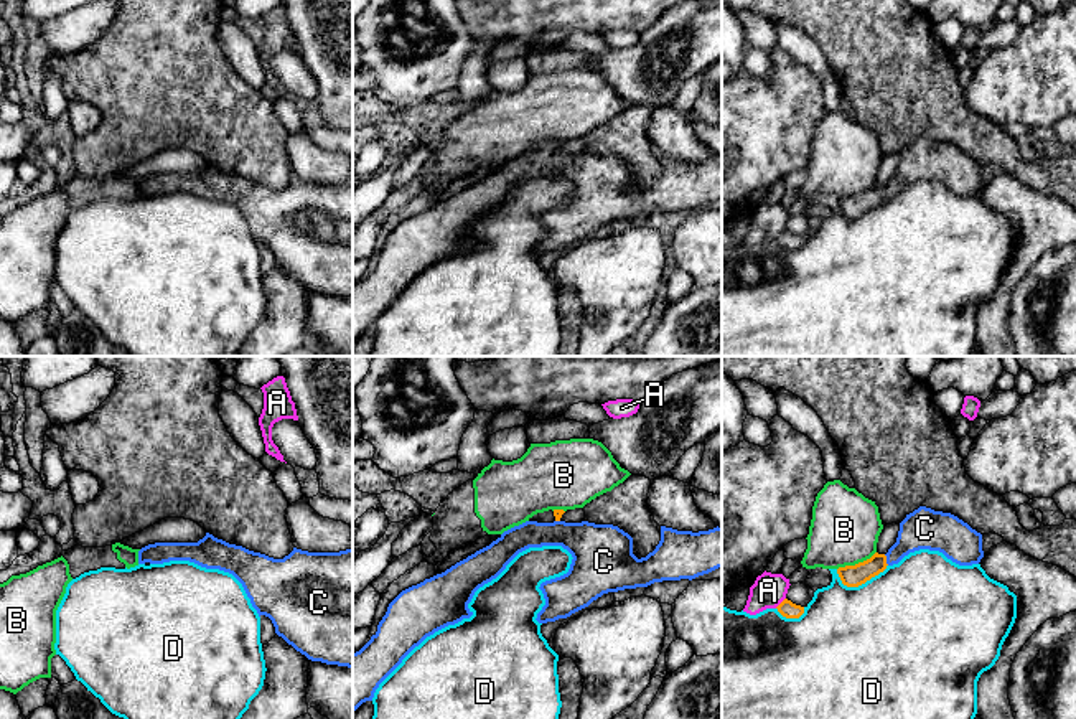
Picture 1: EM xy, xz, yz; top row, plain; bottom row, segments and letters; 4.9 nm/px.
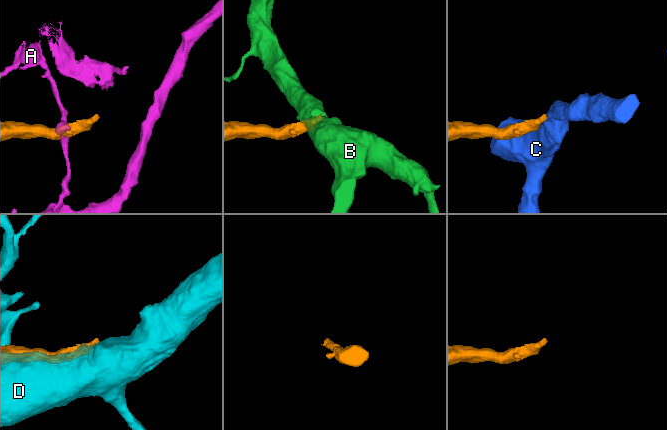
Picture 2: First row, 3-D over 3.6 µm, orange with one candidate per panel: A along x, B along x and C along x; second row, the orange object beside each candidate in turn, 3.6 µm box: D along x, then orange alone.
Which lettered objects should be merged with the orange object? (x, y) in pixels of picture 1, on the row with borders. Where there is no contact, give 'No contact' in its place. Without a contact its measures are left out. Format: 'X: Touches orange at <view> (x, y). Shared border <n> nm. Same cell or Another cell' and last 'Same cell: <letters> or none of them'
A: Touches orange at yz (781, 602). Shared border 80 nm. Another cell
B: Touches orange at yz (856, 564). Shared border 220 nm. Another cell
C: Touches orange at yz (885, 559). Shared border 60 nm. Same cell
D: Touches orange at yz (860, 584). Shared border 260 nm. Another cell
Same cell: C

